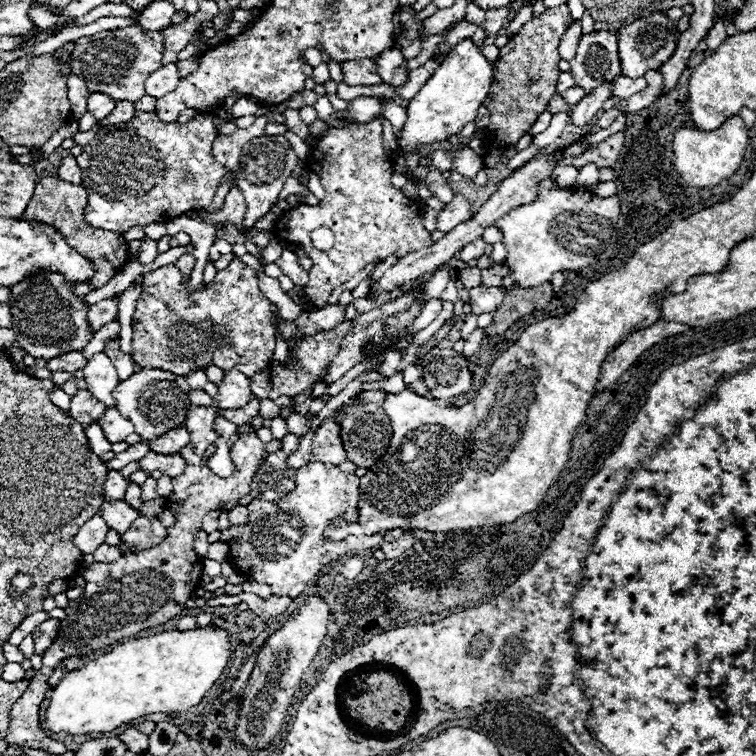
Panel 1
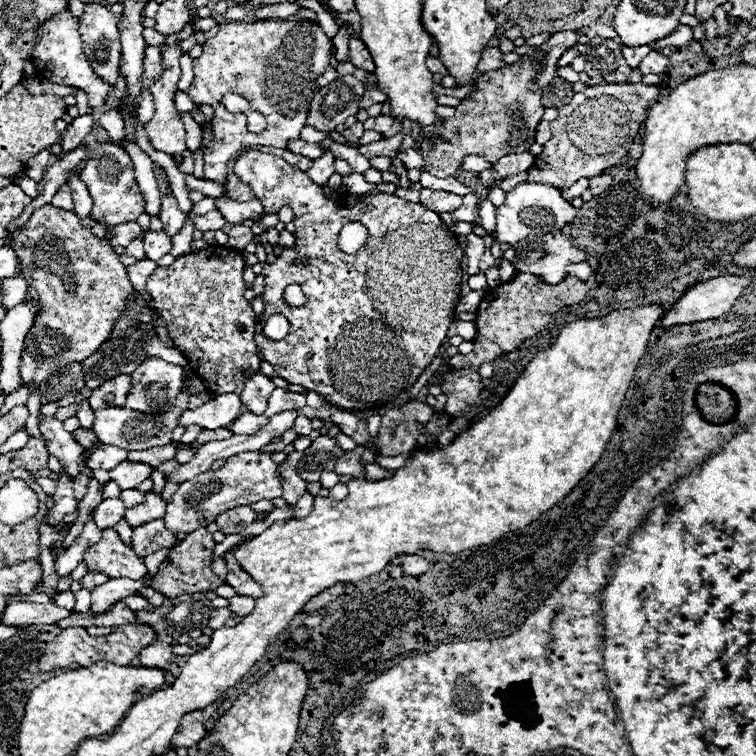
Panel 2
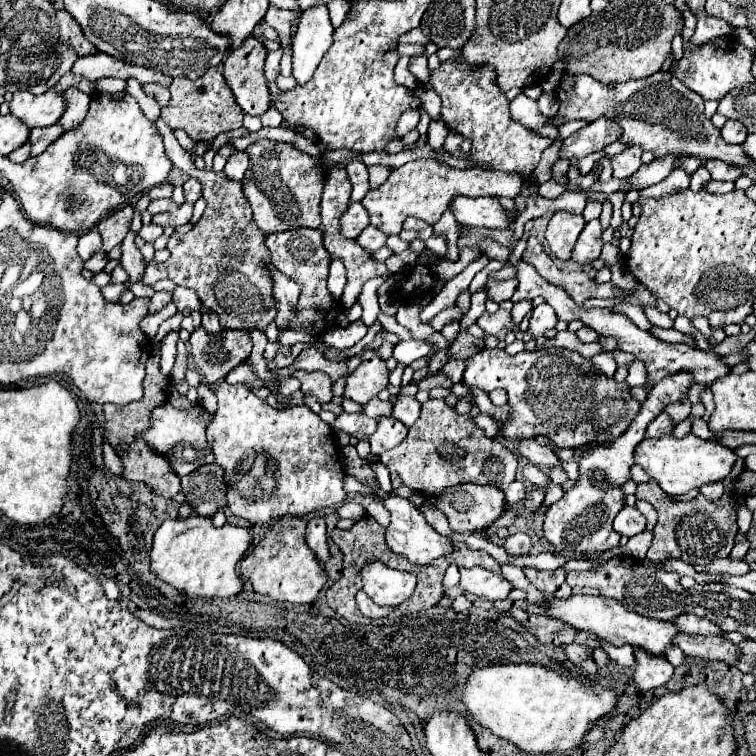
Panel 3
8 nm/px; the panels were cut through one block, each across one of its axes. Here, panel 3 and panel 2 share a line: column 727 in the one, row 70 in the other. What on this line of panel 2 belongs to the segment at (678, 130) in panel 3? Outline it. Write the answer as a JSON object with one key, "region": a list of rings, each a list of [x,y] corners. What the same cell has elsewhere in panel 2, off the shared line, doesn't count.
{"region":[[[146,46],[144,50],[144,80],[154,80],[162,74],[162,54],[158,46]]]}

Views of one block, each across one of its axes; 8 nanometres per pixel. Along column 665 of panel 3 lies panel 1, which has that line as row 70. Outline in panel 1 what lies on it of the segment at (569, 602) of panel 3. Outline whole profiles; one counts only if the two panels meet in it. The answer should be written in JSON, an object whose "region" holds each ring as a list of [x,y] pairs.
{"region":[[[658,12],[654,16],[646,16],[640,18],[624,28],[618,30],[618,56],[620,56],[620,66],[622,66],[622,74],[628,78],[640,78],[644,76],[648,70],[656,70],[660,68],[676,50],[676,40],[678,40],[678,32],[674,28],[674,22],[668,20],[668,16],[664,12]]]}

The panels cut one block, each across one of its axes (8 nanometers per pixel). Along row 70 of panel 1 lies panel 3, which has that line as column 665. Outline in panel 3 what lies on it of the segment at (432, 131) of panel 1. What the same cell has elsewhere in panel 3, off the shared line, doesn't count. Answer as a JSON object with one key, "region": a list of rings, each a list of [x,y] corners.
{"region":[[[686,434],[684,438],[674,438],[674,436],[662,436],[662,438],[644,438],[636,450],[634,450],[636,464],[644,468],[644,472],[658,482],[658,486],[670,494],[670,496],[680,496],[686,494],[690,488],[700,488],[704,484],[712,484],[718,480],[724,480],[734,462],[736,454],[722,446],[720,442],[710,442],[702,440],[694,434]]]}

